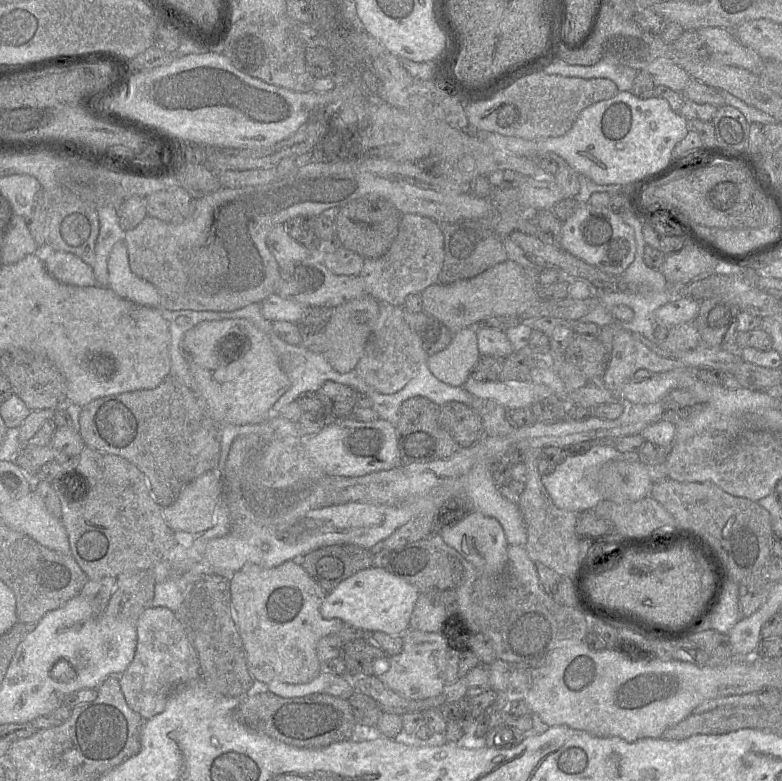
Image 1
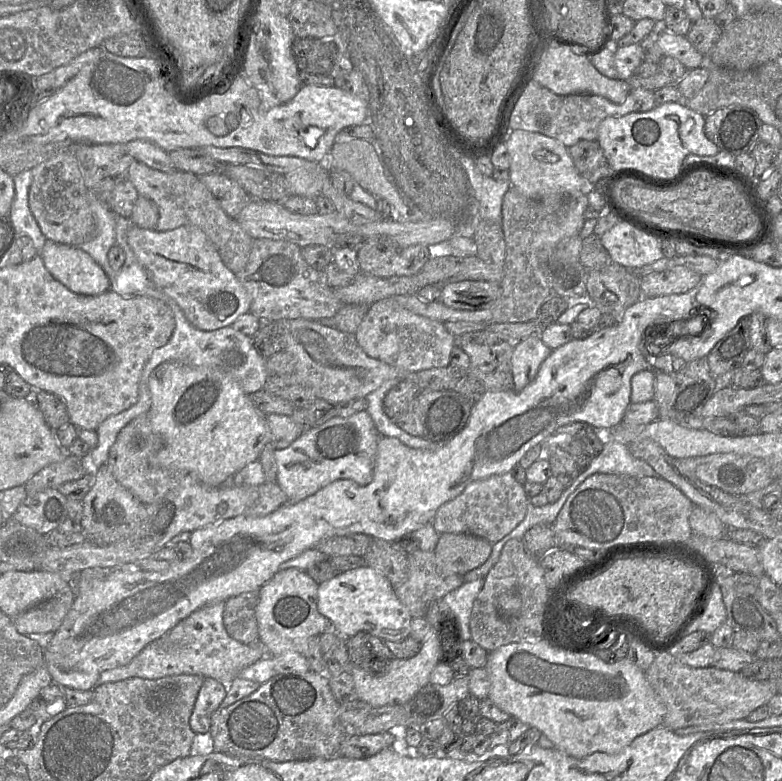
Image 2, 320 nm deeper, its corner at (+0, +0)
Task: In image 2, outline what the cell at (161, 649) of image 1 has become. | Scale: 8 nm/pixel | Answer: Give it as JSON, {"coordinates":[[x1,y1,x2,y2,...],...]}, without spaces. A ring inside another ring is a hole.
{"coordinates":[[204,677,189,719,189,725,195,734,209,732,211,716,220,708,226,694,227,690,220,681]]}

